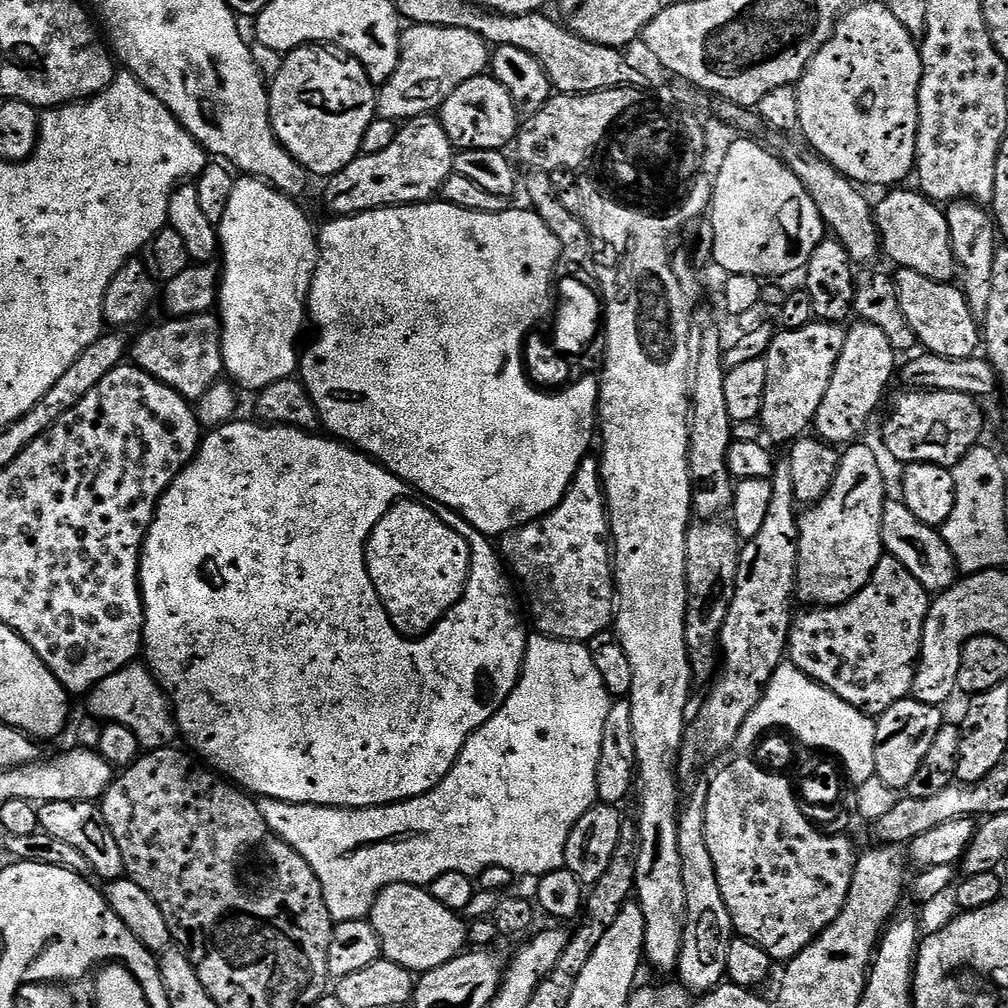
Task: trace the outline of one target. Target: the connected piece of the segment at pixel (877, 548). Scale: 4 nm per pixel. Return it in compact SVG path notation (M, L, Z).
M853 442L843 449L840 465L836 471L834 482L830 486L830 490L816 504L811 505L807 509L808 512L799 517L800 521L800 541L798 542L798 566L796 567L796 590L795 595L805 600L808 606L835 606L845 604L850 598L854 598L863 590L867 583L871 581L871 576L876 574L876 567L879 560L885 555L884 540L882 534L882 514L884 513L884 502L886 493L884 493L884 472L880 469L880 460L876 457L876 452L872 448L867 448L864 442Z

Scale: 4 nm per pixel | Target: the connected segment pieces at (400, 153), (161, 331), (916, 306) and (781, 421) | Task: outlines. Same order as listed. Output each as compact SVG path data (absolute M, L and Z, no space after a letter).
M435 115L415 116L413 120L407 121L397 131L394 142L386 146L378 154L363 154L356 157L350 166L346 166L338 175L327 181L328 189L324 192L324 204L332 211L333 217L357 216L360 212L372 212L376 208L394 208L405 204L418 204L428 202L432 196L443 189L444 183L454 172L454 149L446 130L440 125Z
M203 312L187 317L188 340L172 340L172 328L160 324L140 336L140 341L130 348L130 360L137 368L150 374L158 382L173 388L179 396L189 402L195 402L210 390L225 375L220 341L220 321L212 312Z
M899 267L892 281L903 315L916 336L919 347L925 353L947 360L965 360L977 355L982 344L982 328L978 318L970 310L964 293L955 283L931 280L919 272Z
M813 322L801 328L786 328L777 331L768 347L766 362L766 394L762 398L762 410L758 423L765 437L769 436L776 444L791 445L813 427L818 406L822 406L822 398L826 398L826 390L830 386L830 378L834 374L834 366L838 362L838 354L842 354L845 329L839 324Z

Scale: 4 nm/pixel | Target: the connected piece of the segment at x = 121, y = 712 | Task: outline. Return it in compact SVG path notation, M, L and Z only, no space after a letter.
M143 663L127 664L118 674L110 674L110 678L102 678L92 691L87 693L87 715L95 720L109 724L121 724L138 738L141 749L167 748L177 739L178 729L174 719L171 703L156 677Z

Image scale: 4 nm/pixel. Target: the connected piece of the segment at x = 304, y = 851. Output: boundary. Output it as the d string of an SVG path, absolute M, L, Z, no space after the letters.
M532 634L528 637L528 649L524 655L524 669L520 672L520 681L514 686L510 698L495 714L489 718L474 735L468 739L466 746L458 754L455 766L430 790L412 800L401 800L399 804L383 804L381 808L319 808L317 804L287 804L281 800L259 801L260 813L275 836L281 836L295 852L302 854L314 870L318 882L322 886L322 894L326 898L326 906L330 910L336 924L363 920L371 913L376 895L391 884L419 884L427 886L438 878L438 874L466 874L473 878L479 877L490 866L503 866L510 870L513 877L533 876L539 878L548 872L557 872L564 867L566 854L566 838L570 838L570 830L597 803L596 779L598 778L598 758L602 754L602 730L606 727L606 714L610 714L610 706L614 703L613 696L606 690L606 682L602 682L602 674L594 666L594 658L590 658L587 643L575 640L555 640L553 636Z

